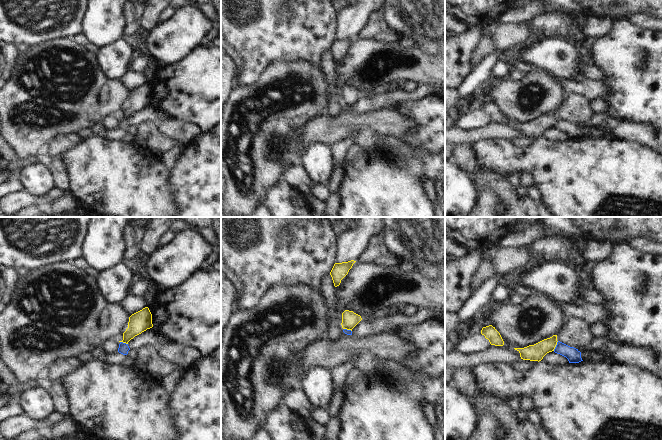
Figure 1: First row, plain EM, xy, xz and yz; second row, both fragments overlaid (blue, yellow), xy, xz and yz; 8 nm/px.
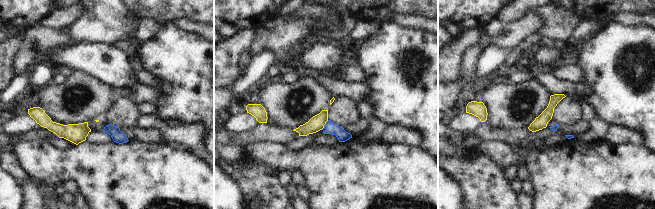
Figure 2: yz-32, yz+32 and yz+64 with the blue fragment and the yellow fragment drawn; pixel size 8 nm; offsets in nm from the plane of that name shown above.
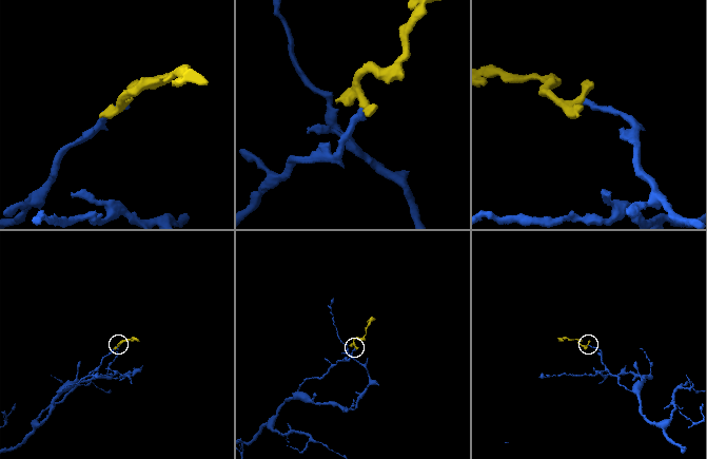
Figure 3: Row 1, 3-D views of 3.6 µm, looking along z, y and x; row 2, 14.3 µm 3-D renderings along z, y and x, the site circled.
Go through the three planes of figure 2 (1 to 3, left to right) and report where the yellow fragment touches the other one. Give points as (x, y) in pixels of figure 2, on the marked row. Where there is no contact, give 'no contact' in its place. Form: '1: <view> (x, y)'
1: no contact
2: yz+32 (324, 125)
3: no contact

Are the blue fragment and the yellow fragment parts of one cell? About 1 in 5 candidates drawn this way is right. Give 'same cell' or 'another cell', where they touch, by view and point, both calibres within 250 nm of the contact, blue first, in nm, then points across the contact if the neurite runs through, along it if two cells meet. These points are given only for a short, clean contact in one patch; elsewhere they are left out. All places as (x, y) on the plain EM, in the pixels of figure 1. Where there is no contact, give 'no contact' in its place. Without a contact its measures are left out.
another cell; meets blue in yz at (556, 122); 110 nm thick on the blue side, 140 nm on the other; border along yz (558, 117), (553, 126)

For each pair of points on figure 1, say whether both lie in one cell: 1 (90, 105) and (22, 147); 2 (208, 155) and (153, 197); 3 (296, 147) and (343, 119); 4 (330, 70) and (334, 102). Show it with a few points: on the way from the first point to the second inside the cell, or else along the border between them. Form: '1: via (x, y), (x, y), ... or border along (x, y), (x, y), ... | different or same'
1: via (74, 121), (39, 130) | same
2: border along (168, 169), (169, 191), (177, 206) | different
3: border along (300, 137), (305, 148) | different
4: via (330, 78), (333, 94) | same

